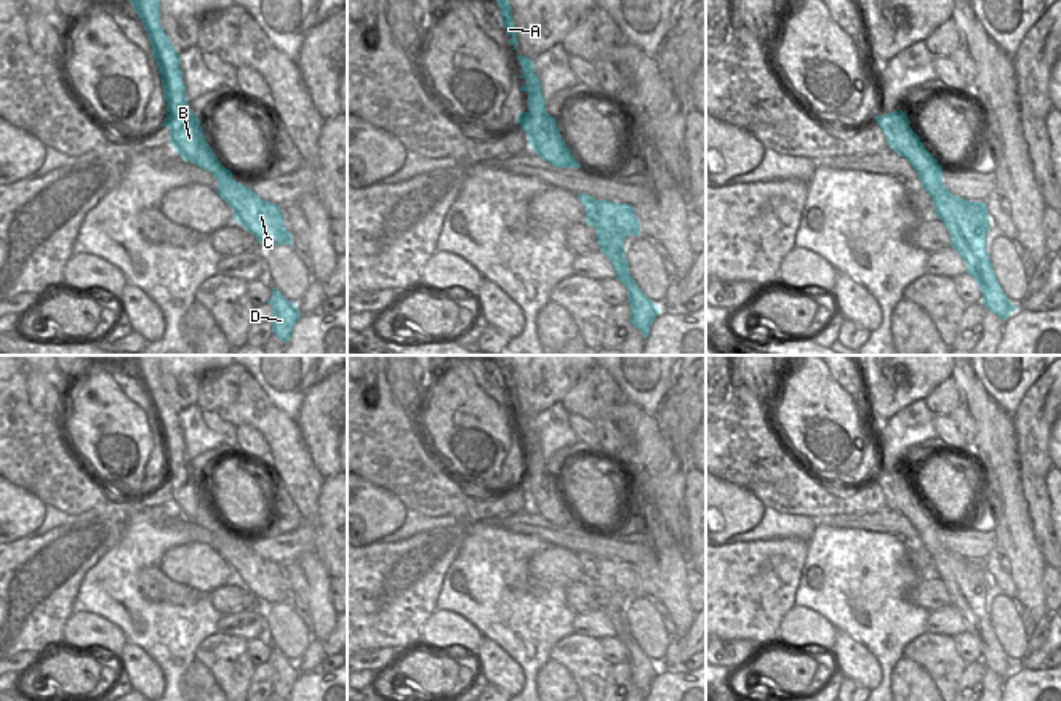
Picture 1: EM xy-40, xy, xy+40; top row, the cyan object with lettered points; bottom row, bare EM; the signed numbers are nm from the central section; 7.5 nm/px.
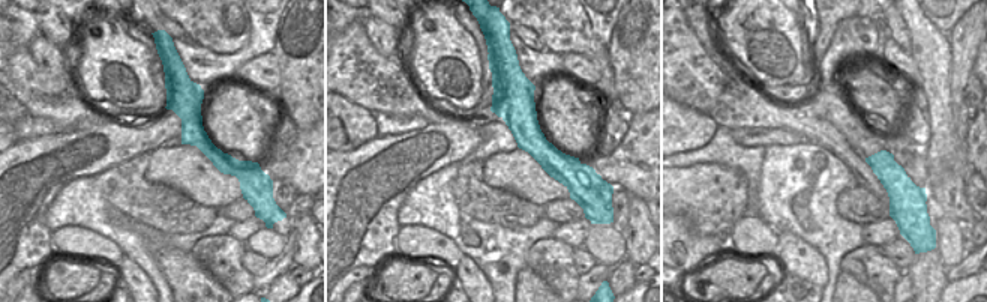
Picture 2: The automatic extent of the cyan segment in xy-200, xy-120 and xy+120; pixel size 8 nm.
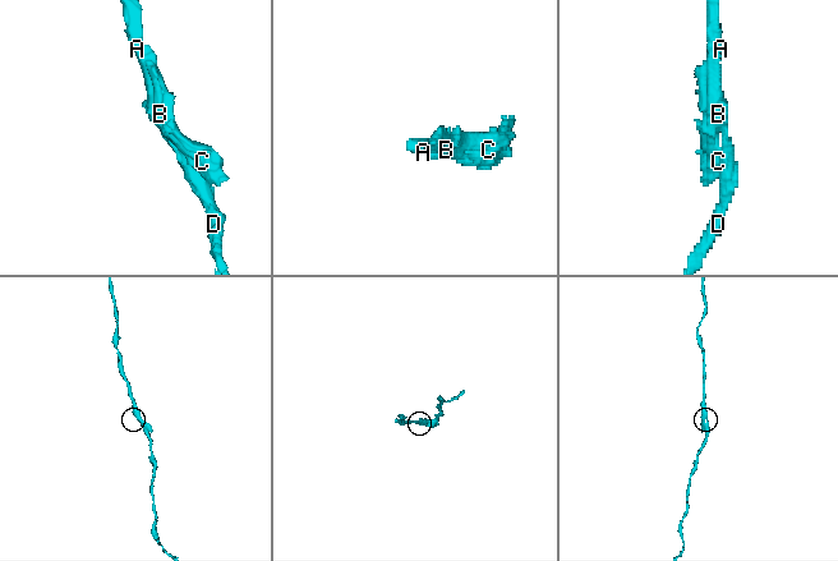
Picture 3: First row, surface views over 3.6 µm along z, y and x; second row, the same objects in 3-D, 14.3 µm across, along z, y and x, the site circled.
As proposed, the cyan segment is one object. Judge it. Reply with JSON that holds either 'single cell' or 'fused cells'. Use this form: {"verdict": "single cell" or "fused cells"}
{"verdict": "fused cells"}

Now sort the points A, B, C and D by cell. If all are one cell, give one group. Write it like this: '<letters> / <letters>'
A B D / C

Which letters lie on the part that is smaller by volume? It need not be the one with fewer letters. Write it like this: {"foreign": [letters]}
{"foreign": ["C"]}

